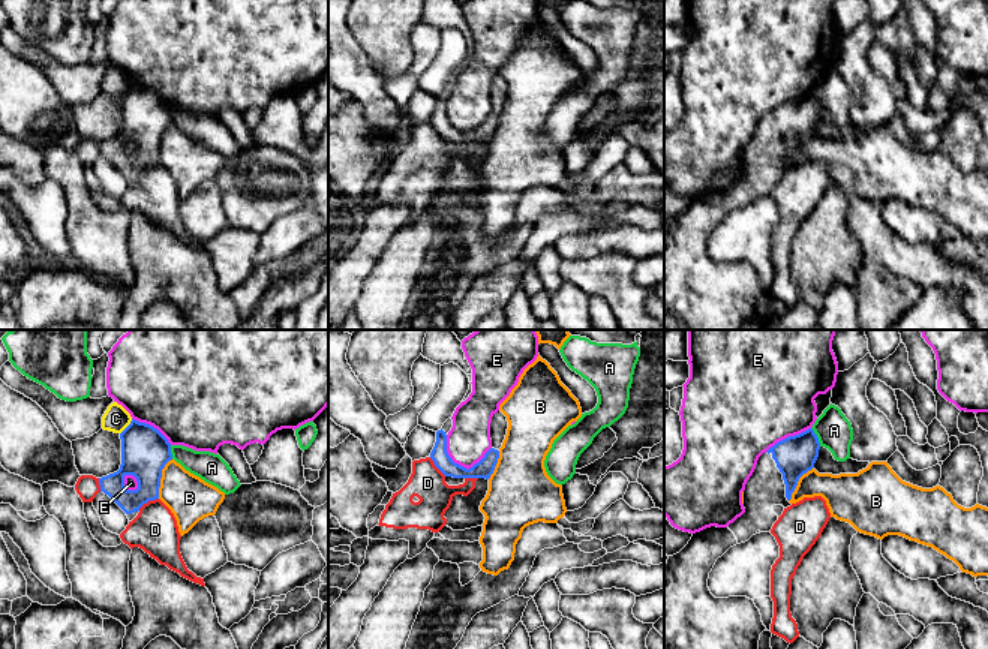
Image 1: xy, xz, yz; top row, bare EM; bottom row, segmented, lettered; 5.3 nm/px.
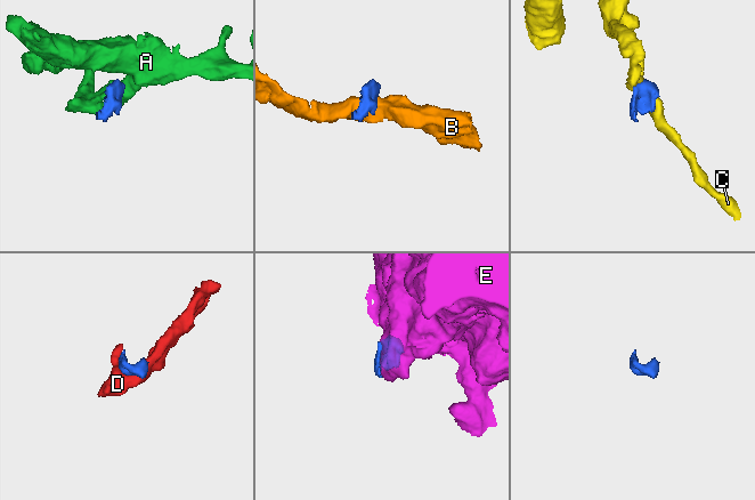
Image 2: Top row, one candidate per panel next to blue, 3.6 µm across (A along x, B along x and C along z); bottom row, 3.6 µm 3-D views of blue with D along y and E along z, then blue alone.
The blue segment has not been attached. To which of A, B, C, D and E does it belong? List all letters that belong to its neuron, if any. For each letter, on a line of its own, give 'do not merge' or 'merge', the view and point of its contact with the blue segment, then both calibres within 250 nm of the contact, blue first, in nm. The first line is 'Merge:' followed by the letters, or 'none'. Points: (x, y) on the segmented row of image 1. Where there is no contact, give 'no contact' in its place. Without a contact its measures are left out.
Merge: none
A: do not merge; meets blue in yz at (816, 436); 220 nm thick on the blue side, 190 nm on the other
B: do not merge; meets blue in xy at (161, 477); 260 nm thick on the blue side, 240 nm on the other
C: do not merge; meets blue in xy at (128, 426); 260 nm thick on the blue side, 140 nm on the other
D: do not merge; meets blue in xy at (147, 501); 240 nm thick on the blue side, 240 nm on the other
E: do not merge; meets blue in xz at (459, 465); 100 nm thick on the blue side, 220 nm on the other

